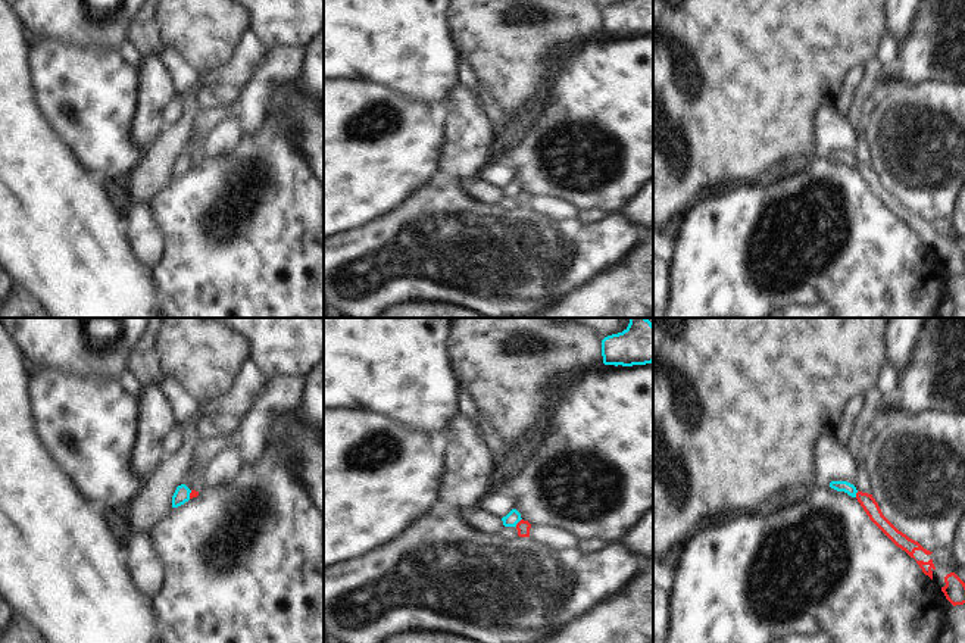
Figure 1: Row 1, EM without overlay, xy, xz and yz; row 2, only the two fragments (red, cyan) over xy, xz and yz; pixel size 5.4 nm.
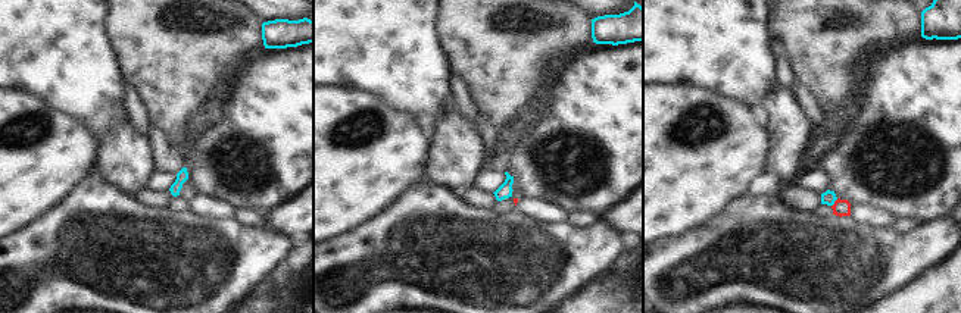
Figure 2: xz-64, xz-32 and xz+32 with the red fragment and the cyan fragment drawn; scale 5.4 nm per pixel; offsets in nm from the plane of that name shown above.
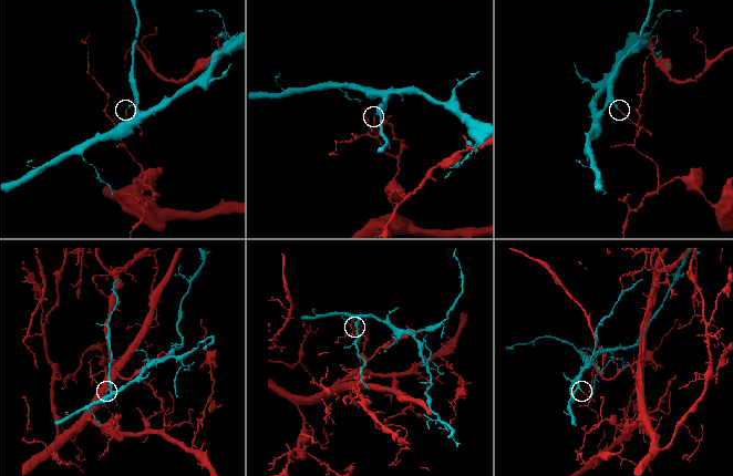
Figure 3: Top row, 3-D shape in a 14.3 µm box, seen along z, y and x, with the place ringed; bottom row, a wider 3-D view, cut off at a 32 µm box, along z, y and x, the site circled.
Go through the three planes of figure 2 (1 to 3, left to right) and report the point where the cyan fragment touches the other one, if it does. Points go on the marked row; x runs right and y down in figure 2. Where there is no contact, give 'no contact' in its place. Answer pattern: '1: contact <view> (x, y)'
1: no contact
2: no contact
3: contact xz+32 (835, 203)

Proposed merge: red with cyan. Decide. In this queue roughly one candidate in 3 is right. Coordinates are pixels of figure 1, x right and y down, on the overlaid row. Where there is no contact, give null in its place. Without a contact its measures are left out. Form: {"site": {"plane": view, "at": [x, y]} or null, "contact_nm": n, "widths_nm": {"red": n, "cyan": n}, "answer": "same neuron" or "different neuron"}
{"site": {"plane": "xz", "at": [518, 523]}, "contact_nm": 60, "widths_nm": {"red": 70, "cyan": 80}, "answer": "different neuron"}

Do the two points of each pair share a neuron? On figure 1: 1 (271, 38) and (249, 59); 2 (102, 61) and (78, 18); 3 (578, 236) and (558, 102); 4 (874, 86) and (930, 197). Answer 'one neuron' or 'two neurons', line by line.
1: two neurons
2: two neurons
3: two neurons
4: two neurons

